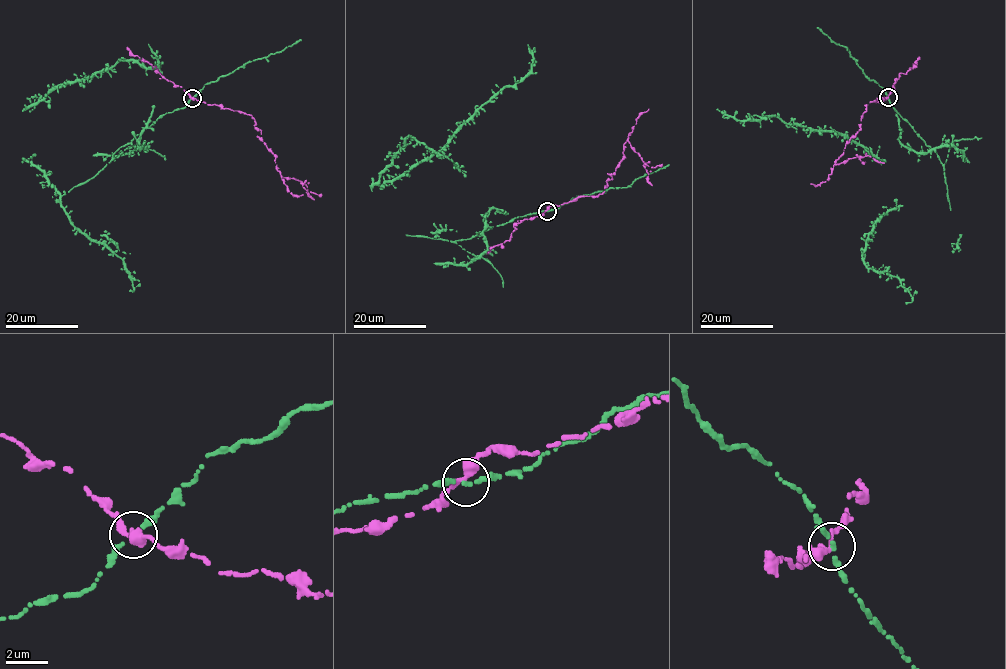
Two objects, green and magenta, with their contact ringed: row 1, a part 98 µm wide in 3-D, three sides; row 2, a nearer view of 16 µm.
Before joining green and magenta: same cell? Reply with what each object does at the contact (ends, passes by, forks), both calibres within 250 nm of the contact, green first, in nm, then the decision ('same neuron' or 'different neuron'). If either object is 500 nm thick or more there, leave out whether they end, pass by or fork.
green passes by | magenta passes by | 170/320 nm | different neuron

